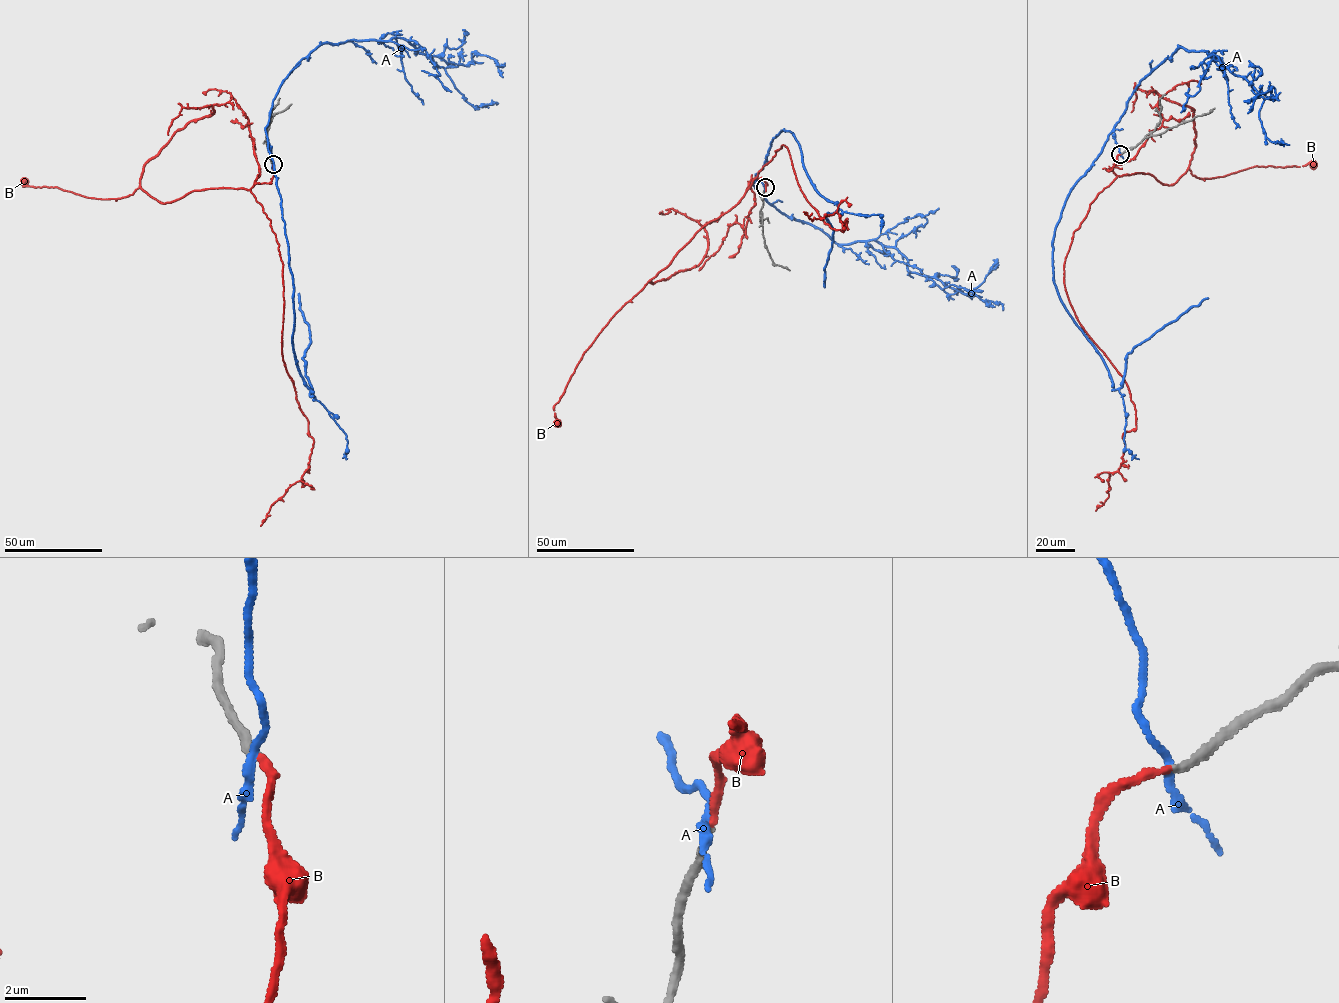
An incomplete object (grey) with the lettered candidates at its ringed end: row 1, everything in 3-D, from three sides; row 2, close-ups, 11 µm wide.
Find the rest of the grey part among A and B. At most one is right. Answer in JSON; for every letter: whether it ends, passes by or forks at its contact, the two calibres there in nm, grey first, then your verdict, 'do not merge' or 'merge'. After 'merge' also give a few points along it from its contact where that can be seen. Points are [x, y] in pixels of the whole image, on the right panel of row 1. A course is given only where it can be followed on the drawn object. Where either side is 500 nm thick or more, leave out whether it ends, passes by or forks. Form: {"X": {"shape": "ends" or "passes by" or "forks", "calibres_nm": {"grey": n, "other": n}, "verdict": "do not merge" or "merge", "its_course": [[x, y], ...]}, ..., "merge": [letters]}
{"A": {"shape": "passes by", "calibres_nm": {"grey": 200, "other": 200}, "verdict": "do not merge"}, "B": {"shape": "ends", "calibres_nm": {"grey": 200, "other": 180}, "verdict": "merge", "its_course": [[1120, 154], [1106, 170], [1148, 173], [1164, 184], [1188, 169], [1209, 178], [1257, 166], [1313, 164]]}, "merge": ["B"]}

